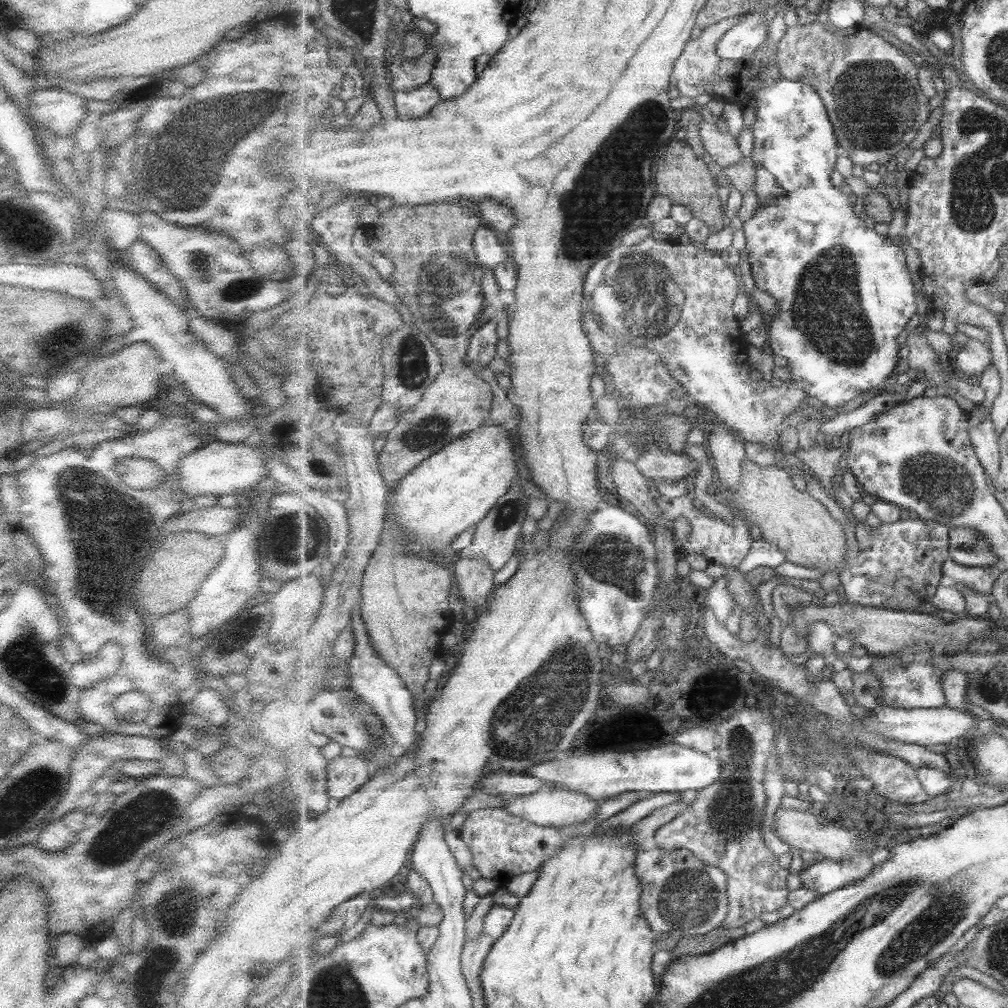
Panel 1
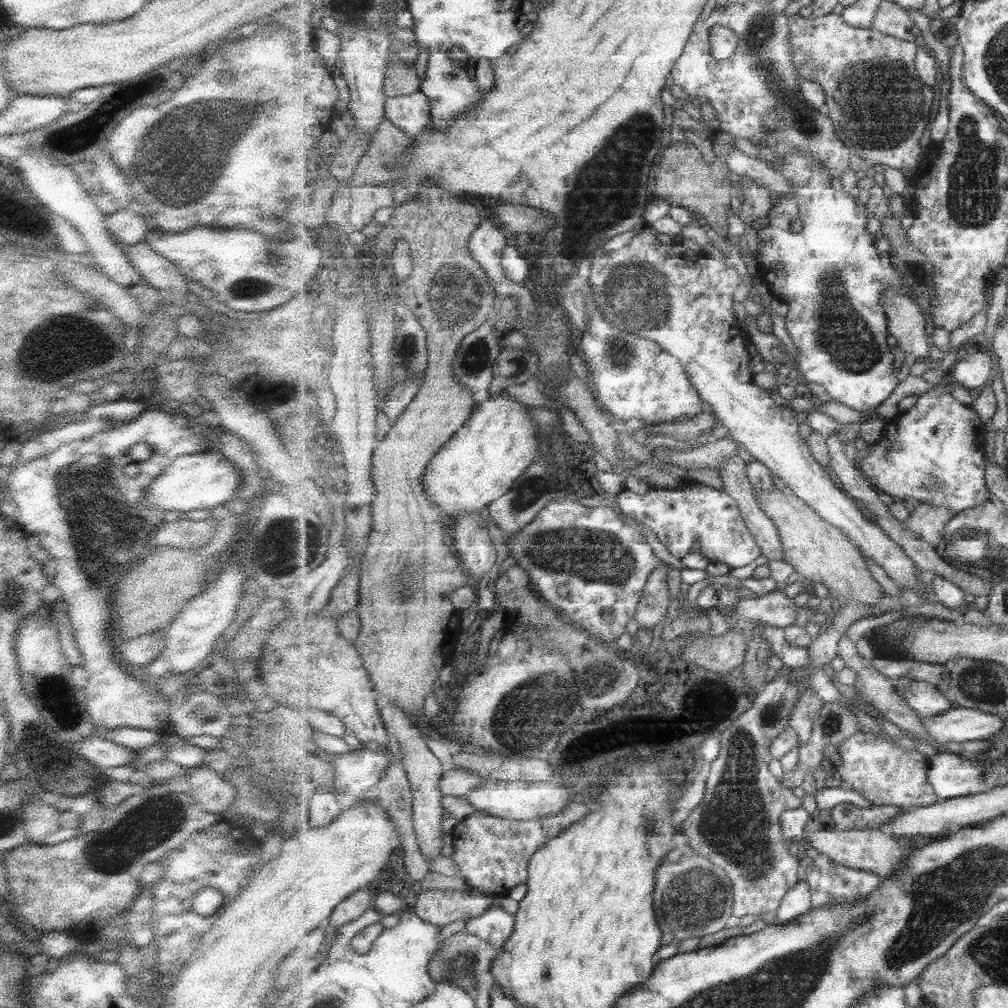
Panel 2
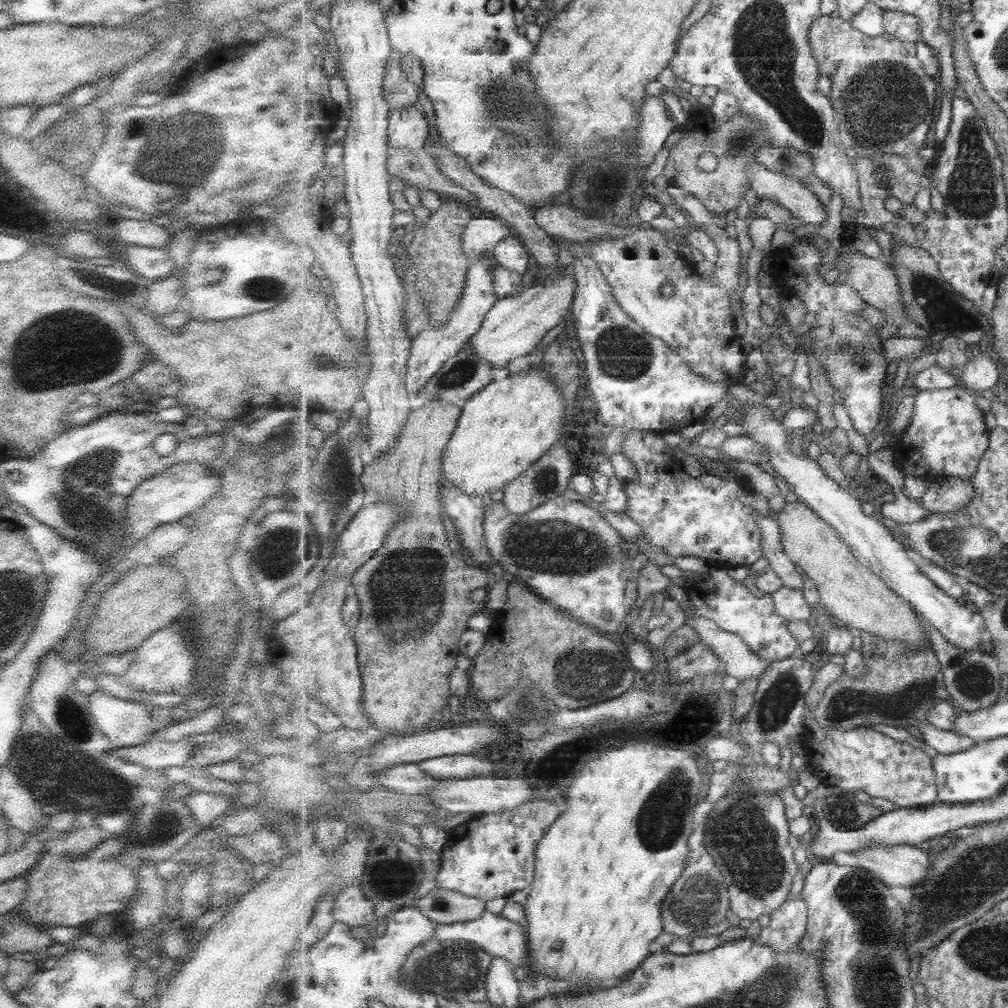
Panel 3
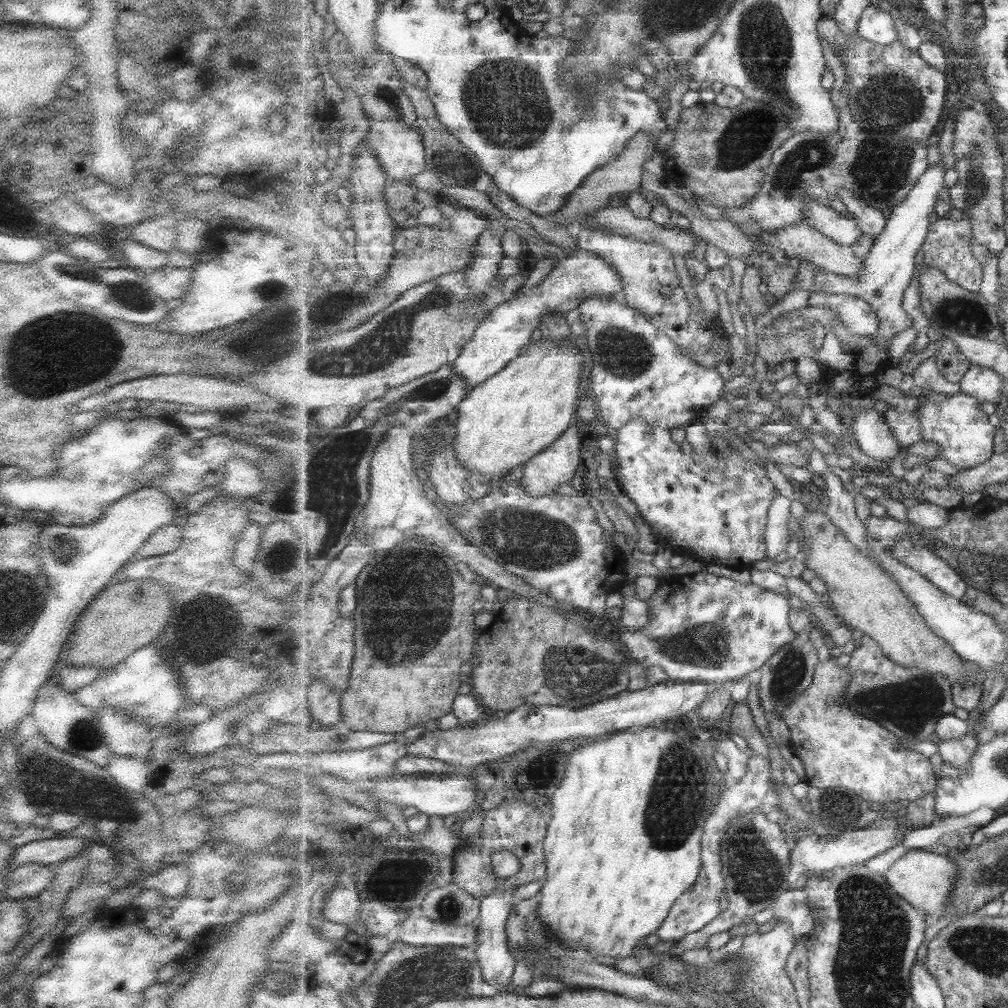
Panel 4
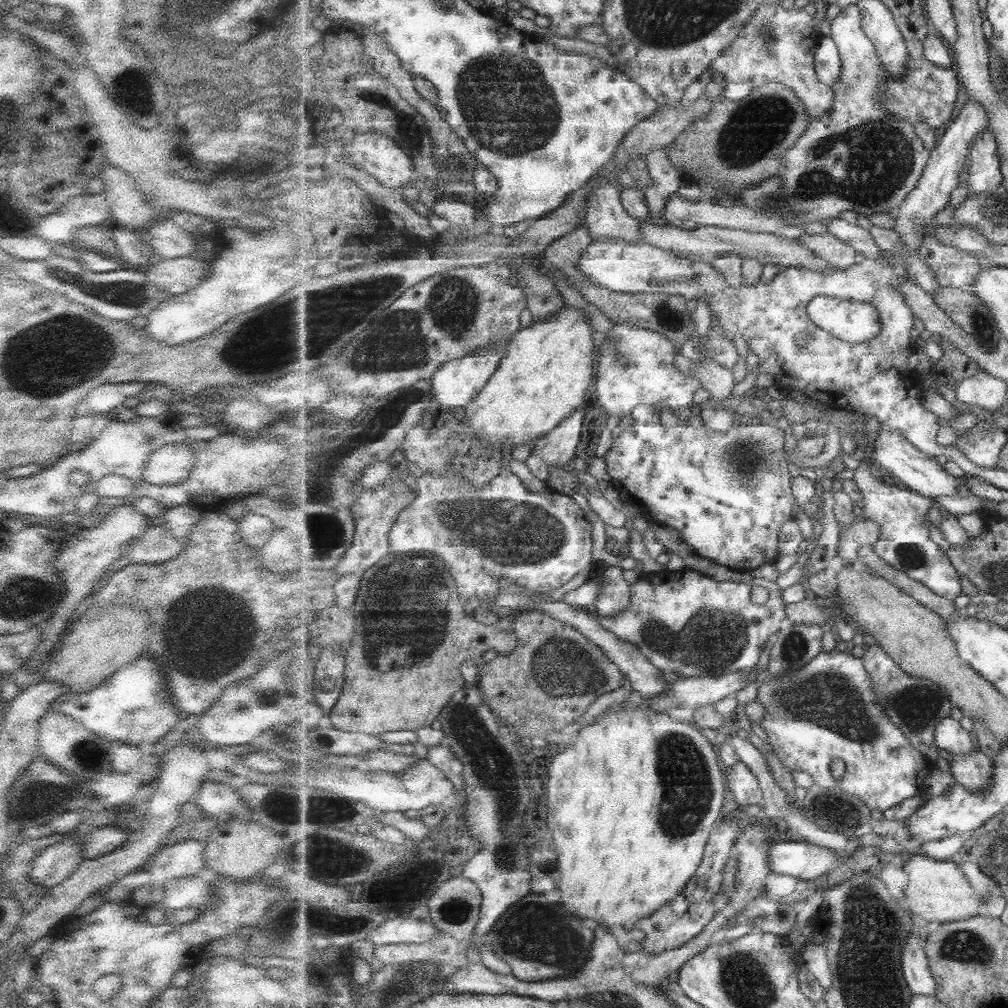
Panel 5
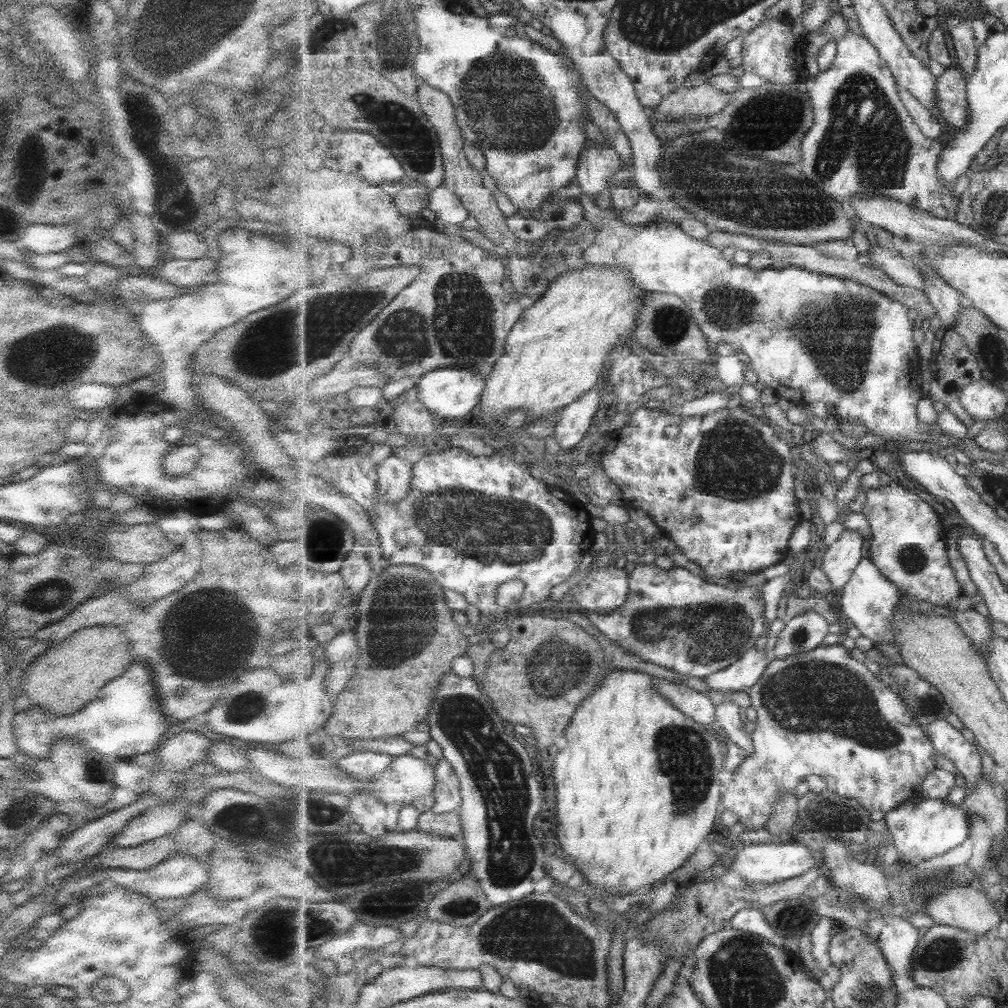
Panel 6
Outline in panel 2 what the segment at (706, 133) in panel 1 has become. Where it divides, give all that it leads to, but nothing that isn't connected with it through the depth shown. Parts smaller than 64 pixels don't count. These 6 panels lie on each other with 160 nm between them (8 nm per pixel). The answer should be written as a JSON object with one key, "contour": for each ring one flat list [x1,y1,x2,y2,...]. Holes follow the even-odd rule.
{"contour":[[737,147,730,150,726,163,731,173,737,174,740,178,757,179,764,187,779,194,779,198,787,196,791,190,790,178,777,172,765,159,749,156]]}

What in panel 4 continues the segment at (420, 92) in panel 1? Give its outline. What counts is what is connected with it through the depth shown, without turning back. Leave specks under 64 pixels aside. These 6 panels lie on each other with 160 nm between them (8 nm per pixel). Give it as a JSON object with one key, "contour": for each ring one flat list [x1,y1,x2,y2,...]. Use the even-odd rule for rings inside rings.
{"contour":[[382,120,372,123,369,134,360,143,357,154,363,149,369,149,379,159,383,170,393,181,403,181,405,184,411,175,418,175,426,168,426,145,423,135,415,127,407,126,394,120]]}

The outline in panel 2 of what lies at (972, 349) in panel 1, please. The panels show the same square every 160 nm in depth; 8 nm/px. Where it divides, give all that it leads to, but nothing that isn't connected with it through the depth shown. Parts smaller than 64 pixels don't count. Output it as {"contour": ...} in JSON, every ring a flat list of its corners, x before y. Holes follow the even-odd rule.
{"contour":[[985,352,969,354,967,358,959,357,959,364,952,369,949,380,957,382,970,392,980,391,990,384,994,376,993,358]]}

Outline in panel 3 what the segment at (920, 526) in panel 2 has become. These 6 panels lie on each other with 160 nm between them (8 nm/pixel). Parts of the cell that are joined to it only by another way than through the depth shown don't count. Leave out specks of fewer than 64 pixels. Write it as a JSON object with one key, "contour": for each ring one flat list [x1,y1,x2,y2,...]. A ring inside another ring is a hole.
{"contour":[[961,479,933,481,920,500,926,508,927,516,937,513,955,512,971,502,975,494,974,486]]}

